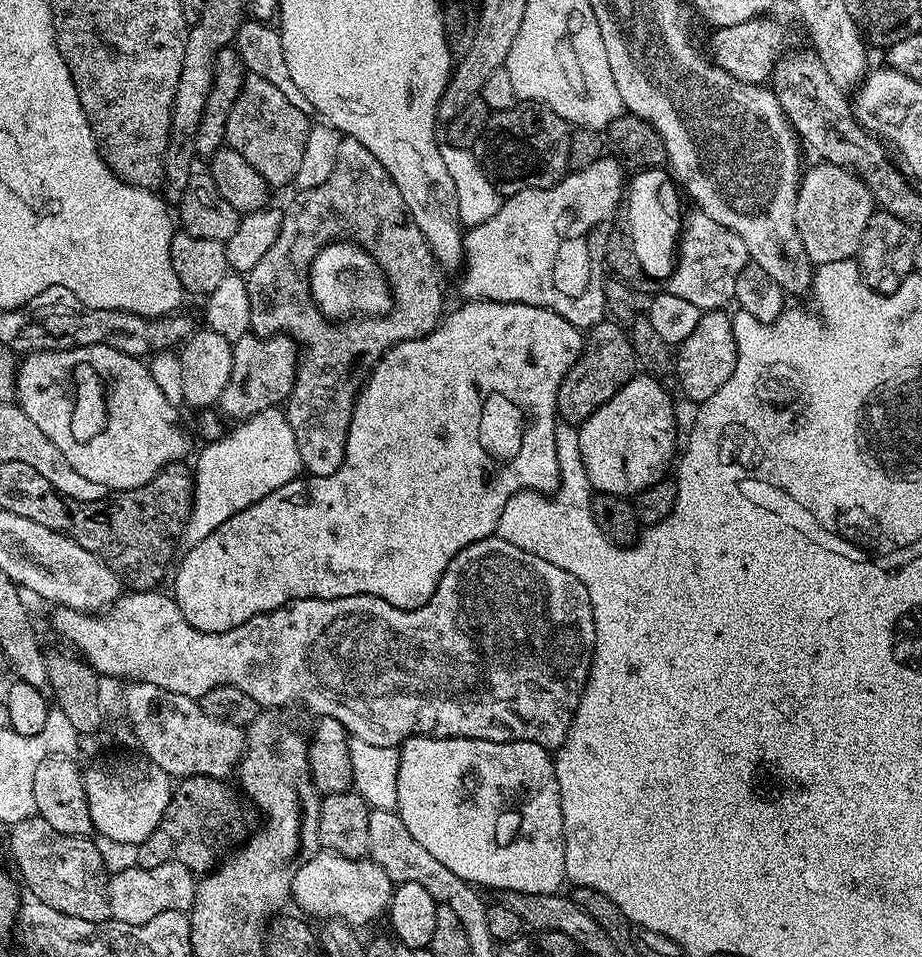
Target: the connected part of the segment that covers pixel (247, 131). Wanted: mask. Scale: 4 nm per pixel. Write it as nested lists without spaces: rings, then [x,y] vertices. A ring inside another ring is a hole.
[[[245,75],[242,90],[234,102],[234,110],[230,110],[230,118],[226,118],[227,147],[232,148],[270,186],[276,184],[291,185],[298,174],[298,165],[302,162],[302,154],[306,150],[306,138],[310,127],[309,113],[298,110],[278,90],[278,86],[266,82],[266,78]]]

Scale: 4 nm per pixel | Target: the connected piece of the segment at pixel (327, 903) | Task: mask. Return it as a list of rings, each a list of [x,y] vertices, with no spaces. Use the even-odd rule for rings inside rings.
[[[321,850],[294,874],[292,900],[309,917],[320,916],[321,921],[342,920],[345,924],[361,926],[385,915],[392,900],[392,880],[370,858],[351,860],[336,852]]]

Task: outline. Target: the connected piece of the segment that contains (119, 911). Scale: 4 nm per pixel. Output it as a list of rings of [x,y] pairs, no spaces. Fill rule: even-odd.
[[[159,864],[153,868],[131,866],[121,872],[113,871],[108,881],[108,901],[111,919],[141,924],[158,918],[166,910],[188,912],[194,902],[197,877],[181,864]]]

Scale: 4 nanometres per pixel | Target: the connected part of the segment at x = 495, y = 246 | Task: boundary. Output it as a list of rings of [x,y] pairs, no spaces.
[[[598,159],[586,166],[586,170],[569,171],[567,176],[549,188],[513,192],[501,203],[498,214],[471,225],[464,232],[464,277],[460,280],[463,299],[538,306],[566,318],[566,322],[581,330],[593,328],[605,319],[605,252],[610,245],[608,235],[616,220],[616,207],[621,207],[626,191],[626,172],[621,161],[608,159]]]

